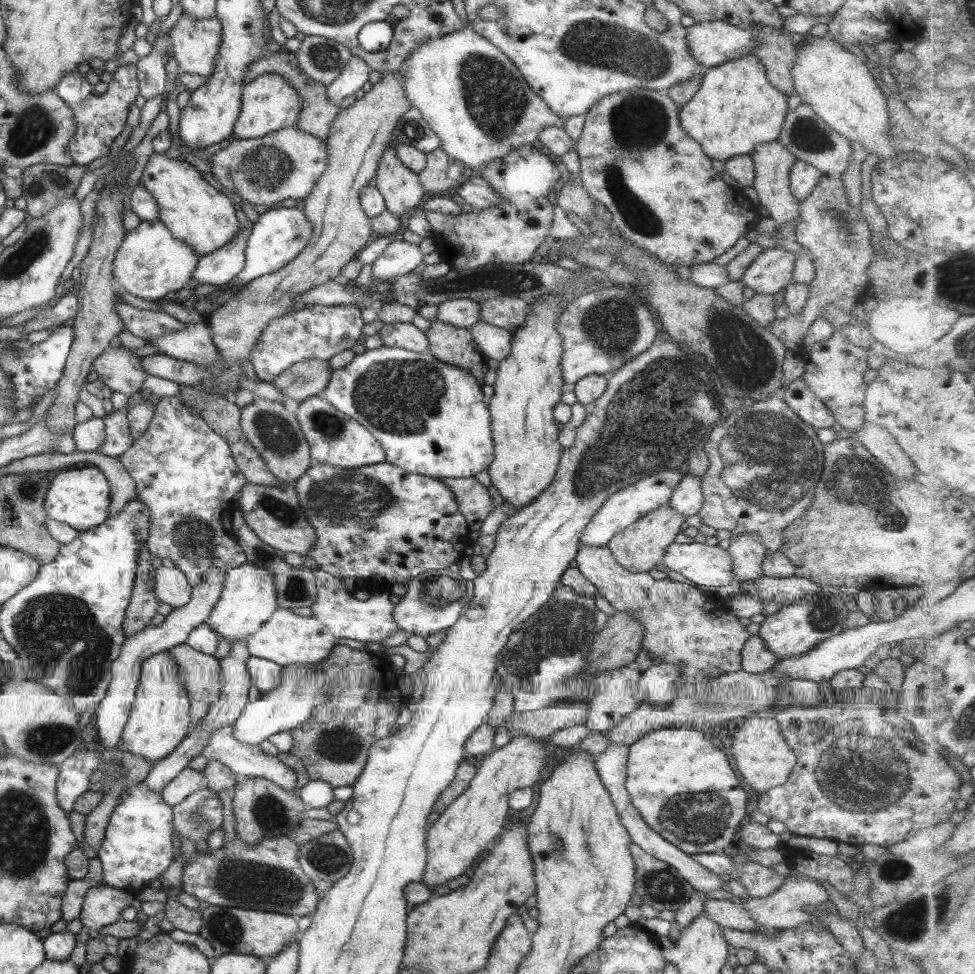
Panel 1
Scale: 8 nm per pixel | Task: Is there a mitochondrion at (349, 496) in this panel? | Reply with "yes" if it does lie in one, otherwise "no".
yes

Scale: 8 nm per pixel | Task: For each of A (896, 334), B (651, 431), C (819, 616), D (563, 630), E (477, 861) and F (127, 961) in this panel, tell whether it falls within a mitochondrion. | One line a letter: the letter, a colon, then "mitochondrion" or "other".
A: other
B: mitochondrion
C: mitochondrion
D: mitochondrion
E: other
F: other

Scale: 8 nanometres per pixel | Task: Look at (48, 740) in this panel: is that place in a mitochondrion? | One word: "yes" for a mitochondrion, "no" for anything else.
yes

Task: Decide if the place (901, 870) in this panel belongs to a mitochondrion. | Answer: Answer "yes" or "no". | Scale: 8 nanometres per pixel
yes

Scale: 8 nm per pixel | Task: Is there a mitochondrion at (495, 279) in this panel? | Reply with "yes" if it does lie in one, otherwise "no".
yes

